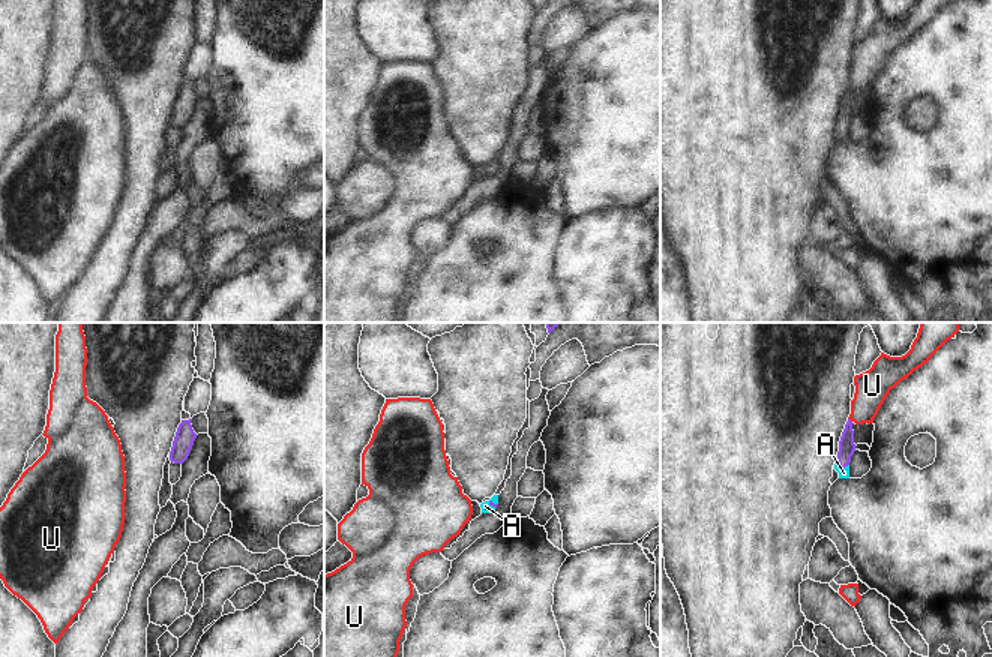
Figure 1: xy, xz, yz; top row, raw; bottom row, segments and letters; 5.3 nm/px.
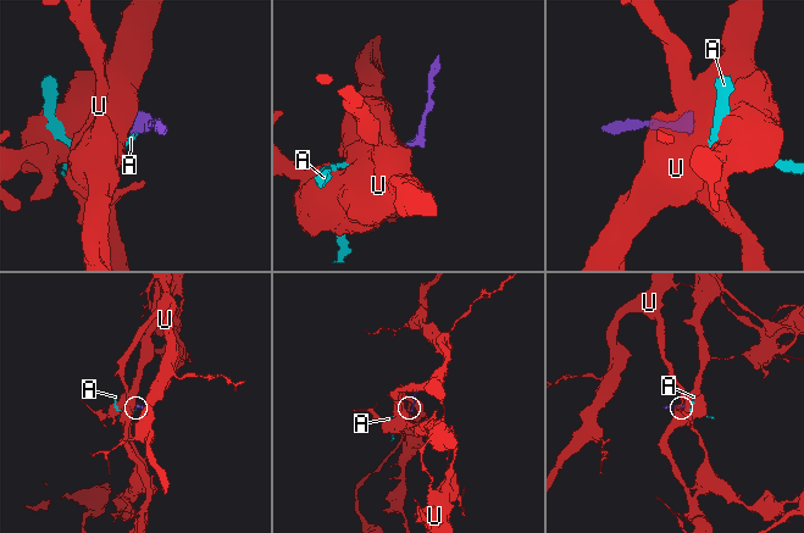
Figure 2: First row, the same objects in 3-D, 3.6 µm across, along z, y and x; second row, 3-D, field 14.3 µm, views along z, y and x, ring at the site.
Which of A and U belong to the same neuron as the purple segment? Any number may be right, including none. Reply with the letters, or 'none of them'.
A

